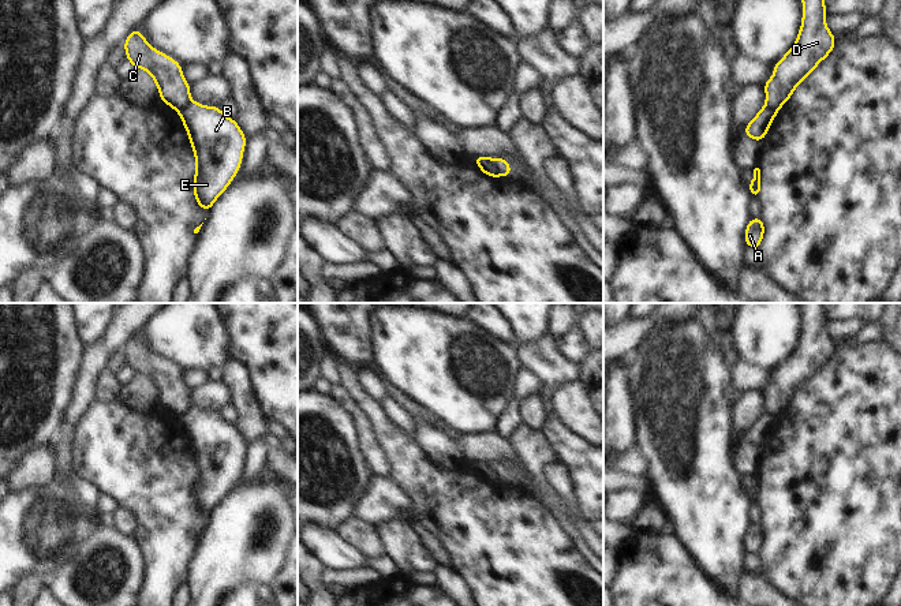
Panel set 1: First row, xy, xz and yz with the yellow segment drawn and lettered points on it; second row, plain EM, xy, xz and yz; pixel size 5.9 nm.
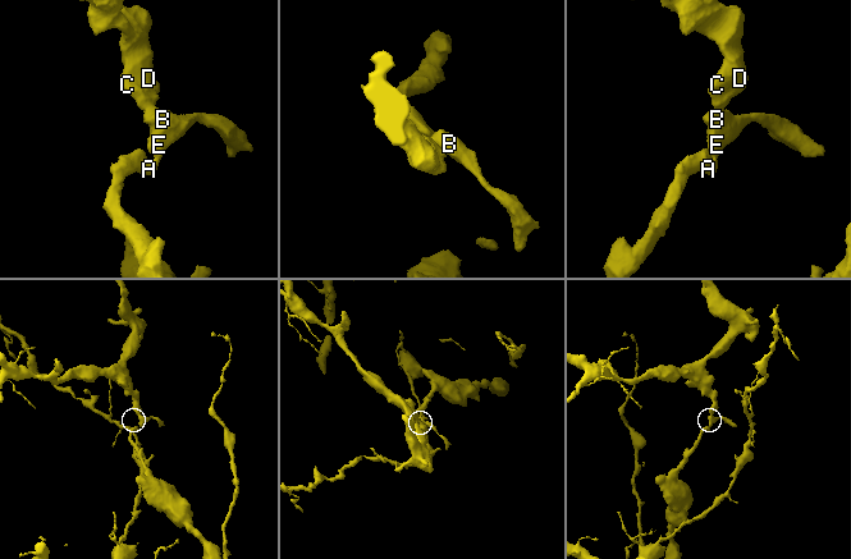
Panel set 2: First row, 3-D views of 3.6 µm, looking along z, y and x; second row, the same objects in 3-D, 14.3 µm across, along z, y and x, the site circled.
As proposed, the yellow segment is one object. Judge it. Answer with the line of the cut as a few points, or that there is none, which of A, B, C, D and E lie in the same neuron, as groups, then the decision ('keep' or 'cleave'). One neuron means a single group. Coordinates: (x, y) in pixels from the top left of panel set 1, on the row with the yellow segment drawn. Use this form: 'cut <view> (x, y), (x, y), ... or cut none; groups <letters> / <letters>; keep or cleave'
cut xz (488, 159), (498, 175); groups A B E / C D; cleave

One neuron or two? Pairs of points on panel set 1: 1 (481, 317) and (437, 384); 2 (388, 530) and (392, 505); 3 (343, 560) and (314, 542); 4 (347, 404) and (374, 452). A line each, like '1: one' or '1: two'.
1: two
2: two
3: one
4: one

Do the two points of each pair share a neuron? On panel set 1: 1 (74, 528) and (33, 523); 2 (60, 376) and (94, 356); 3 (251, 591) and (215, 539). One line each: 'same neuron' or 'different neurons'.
1: same neuron
2: different neurons
3: different neurons

